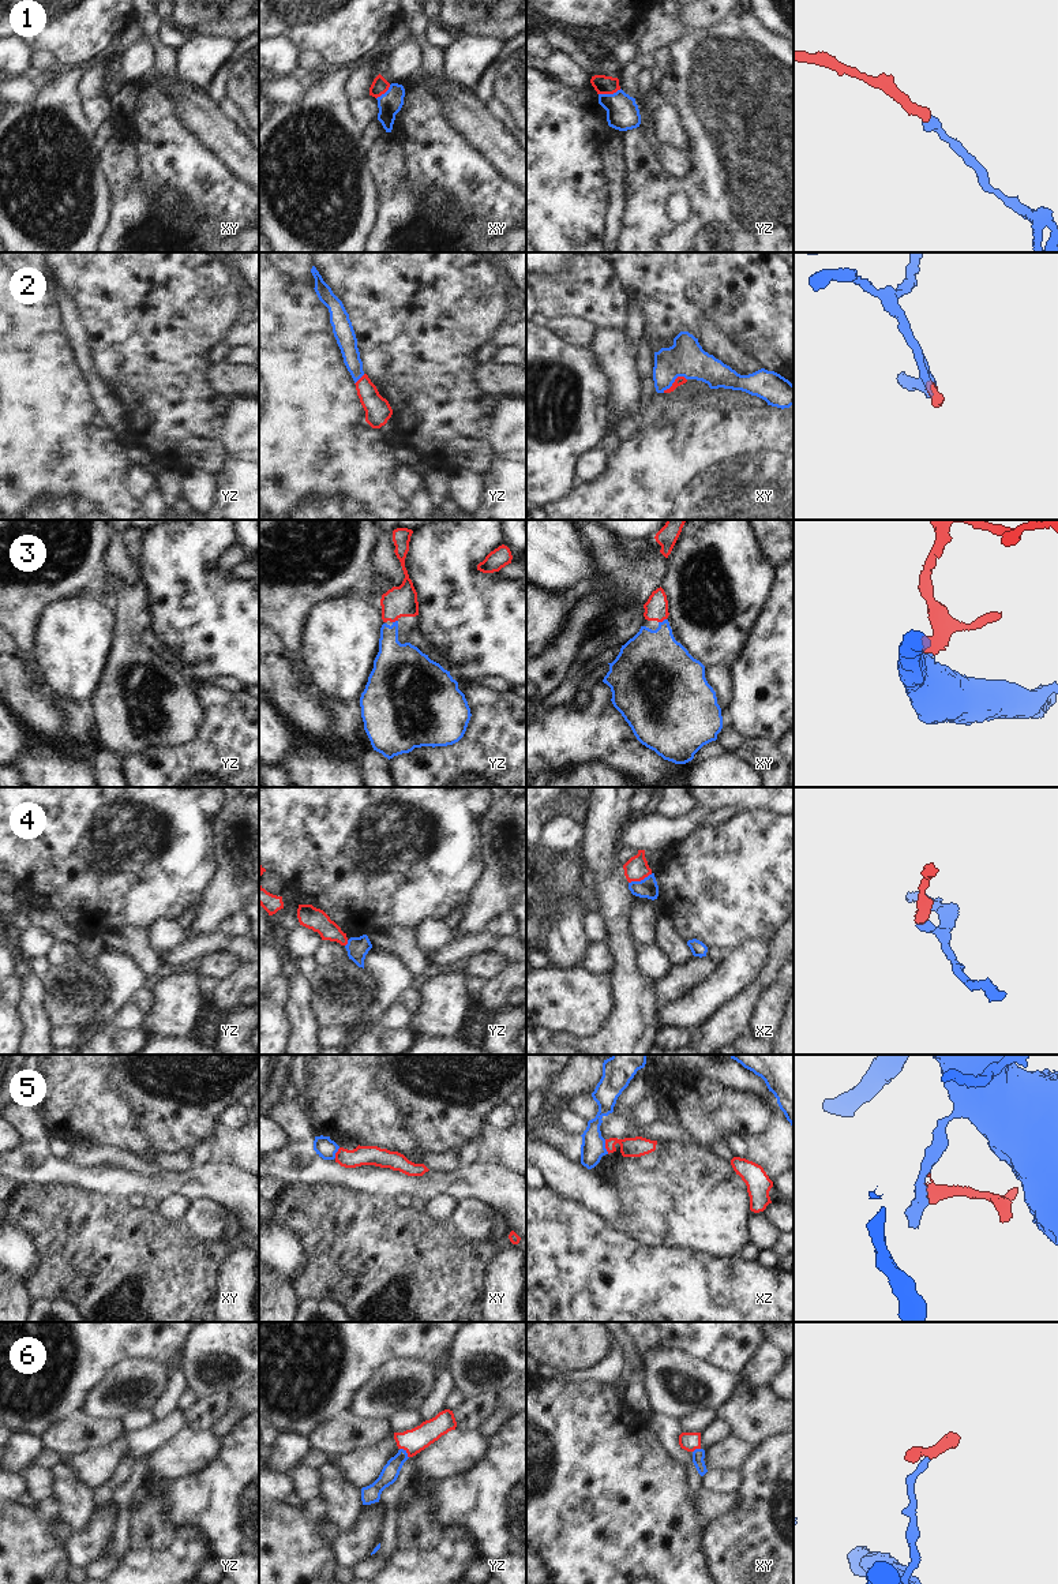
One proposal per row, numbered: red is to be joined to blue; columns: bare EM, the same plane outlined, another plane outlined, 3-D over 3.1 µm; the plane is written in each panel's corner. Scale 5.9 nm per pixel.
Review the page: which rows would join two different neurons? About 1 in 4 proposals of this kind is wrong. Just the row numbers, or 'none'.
1, 4, 5

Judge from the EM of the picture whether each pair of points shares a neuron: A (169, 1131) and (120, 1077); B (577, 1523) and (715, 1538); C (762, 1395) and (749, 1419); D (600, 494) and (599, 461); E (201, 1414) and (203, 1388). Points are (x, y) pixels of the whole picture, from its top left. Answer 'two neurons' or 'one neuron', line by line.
A: one neuron
B: two neurons
C: one neuron
D: two neurons
E: two neurons

